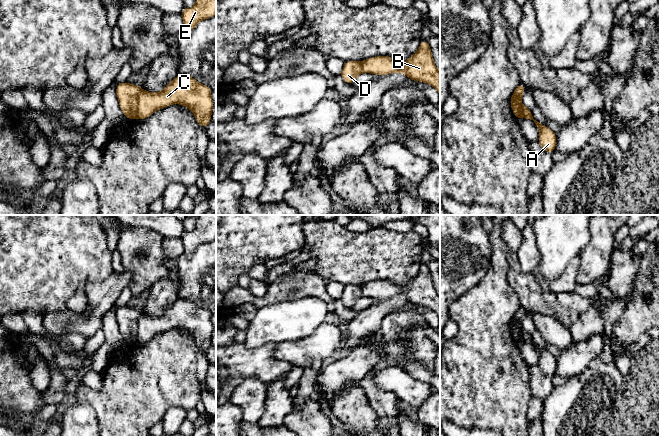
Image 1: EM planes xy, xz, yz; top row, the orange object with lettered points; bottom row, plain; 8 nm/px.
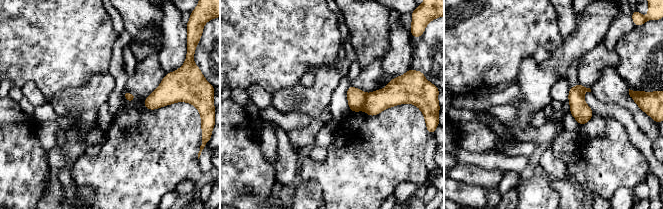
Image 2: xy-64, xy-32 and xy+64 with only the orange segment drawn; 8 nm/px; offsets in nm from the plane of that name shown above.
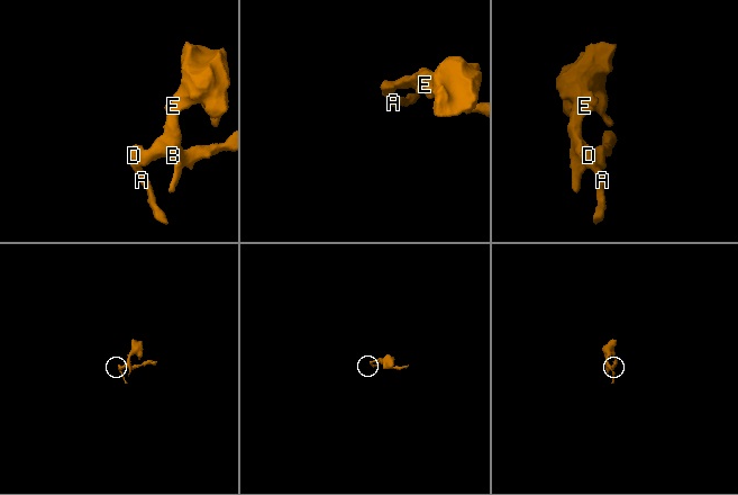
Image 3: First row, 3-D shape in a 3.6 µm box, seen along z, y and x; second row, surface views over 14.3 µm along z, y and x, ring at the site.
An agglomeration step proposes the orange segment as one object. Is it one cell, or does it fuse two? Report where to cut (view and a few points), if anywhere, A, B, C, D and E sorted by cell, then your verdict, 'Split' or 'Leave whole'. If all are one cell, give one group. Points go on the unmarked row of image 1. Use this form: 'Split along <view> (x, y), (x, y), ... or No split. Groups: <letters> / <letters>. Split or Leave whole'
Split along xy (142, 313), (138, 321), (136, 341). Groups: A D / B C E. Split

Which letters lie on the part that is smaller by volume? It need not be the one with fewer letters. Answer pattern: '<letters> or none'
A, D

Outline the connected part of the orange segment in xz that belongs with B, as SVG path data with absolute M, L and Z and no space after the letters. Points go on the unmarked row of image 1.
M421 264L418 275L404 287L390 280L377 280L362 285L361 291L363 296L377 299L404 297L410 304L432 309L440 321L440 295L434 288L430 269L426 264Z

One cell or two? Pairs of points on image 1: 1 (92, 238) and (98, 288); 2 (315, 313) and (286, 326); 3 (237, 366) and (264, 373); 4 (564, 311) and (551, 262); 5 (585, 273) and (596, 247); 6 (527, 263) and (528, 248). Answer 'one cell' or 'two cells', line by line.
1: two cells
2: one cell
3: one cell
4: two cells
5: one cell
6: one cell

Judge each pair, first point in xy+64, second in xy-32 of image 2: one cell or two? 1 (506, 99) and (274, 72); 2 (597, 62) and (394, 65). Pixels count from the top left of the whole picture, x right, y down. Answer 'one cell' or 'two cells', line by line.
1: two cells
2: two cells

